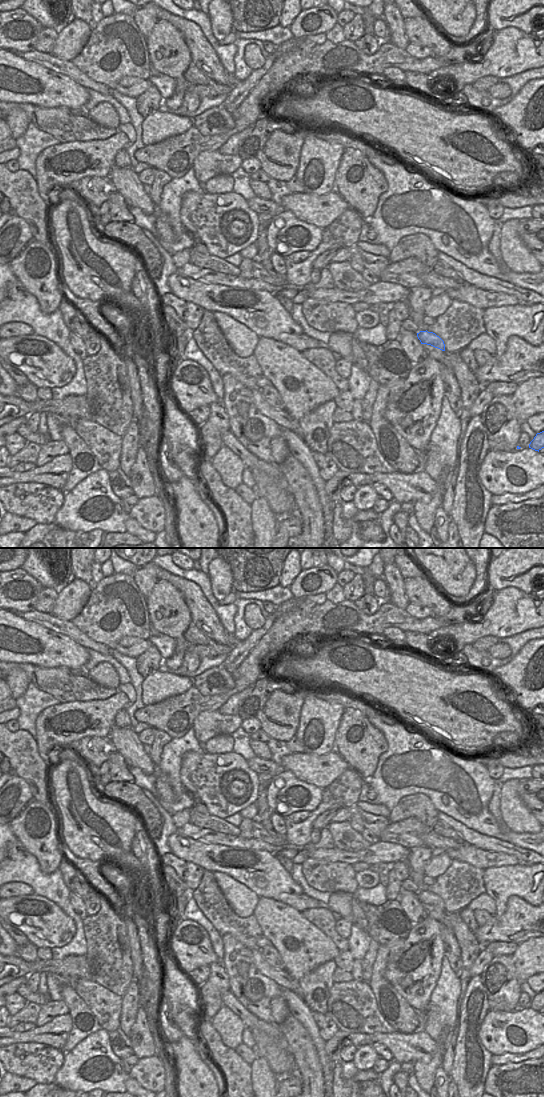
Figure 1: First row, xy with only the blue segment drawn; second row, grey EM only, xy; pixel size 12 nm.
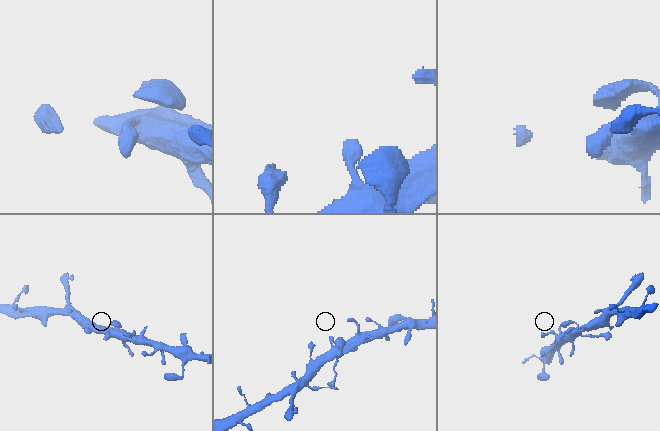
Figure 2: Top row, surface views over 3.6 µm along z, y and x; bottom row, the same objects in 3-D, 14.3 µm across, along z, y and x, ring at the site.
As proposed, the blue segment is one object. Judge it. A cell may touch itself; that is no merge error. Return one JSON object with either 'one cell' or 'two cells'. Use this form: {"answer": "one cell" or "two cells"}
{"answer": "one cell"}

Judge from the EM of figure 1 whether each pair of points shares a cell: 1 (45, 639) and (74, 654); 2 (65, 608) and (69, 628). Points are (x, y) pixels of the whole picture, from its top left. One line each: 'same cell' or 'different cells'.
1: same cell
2: different cells

